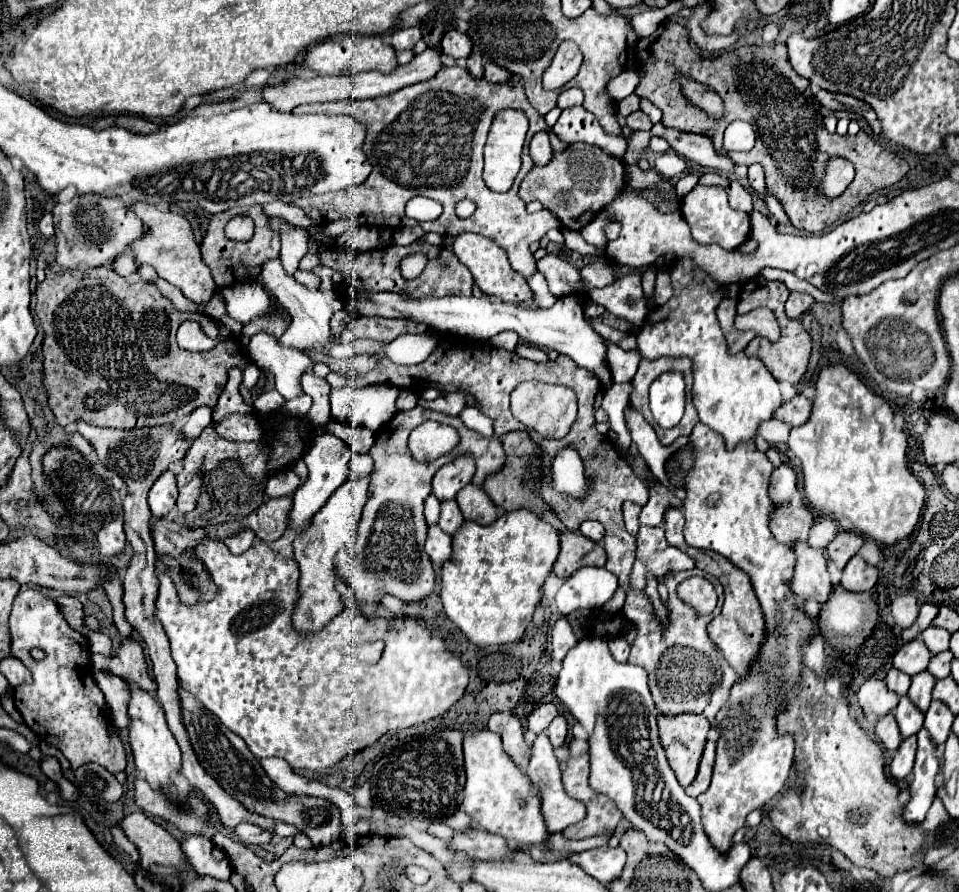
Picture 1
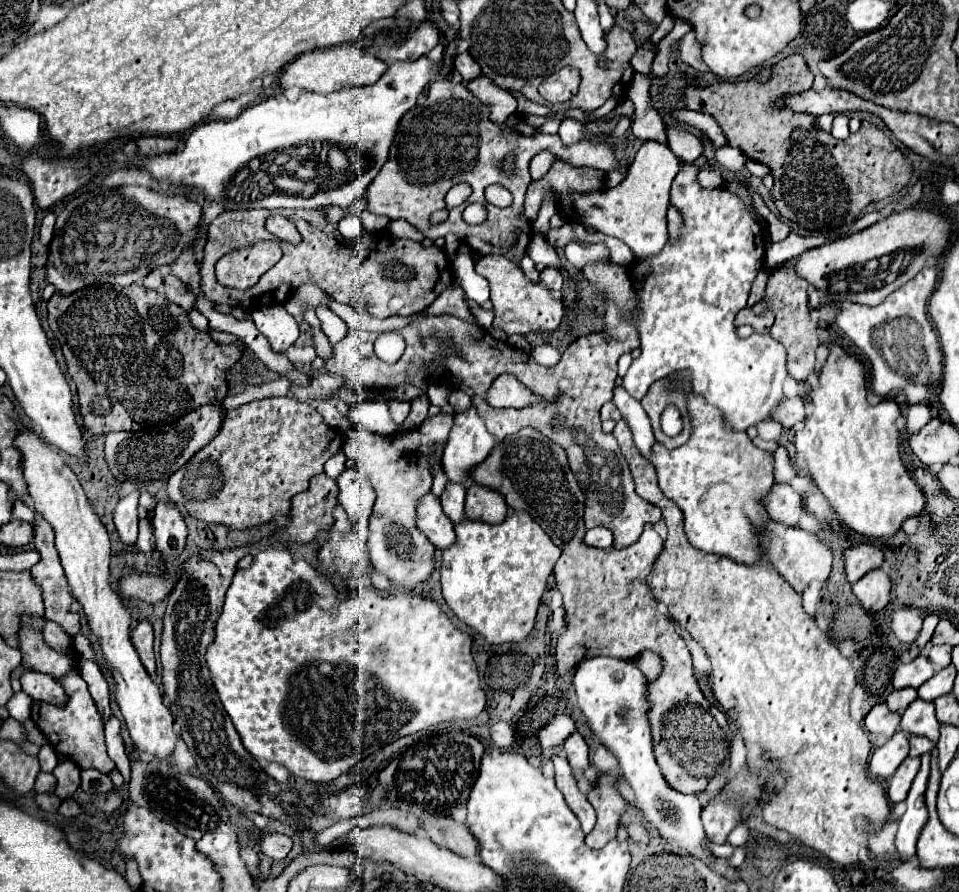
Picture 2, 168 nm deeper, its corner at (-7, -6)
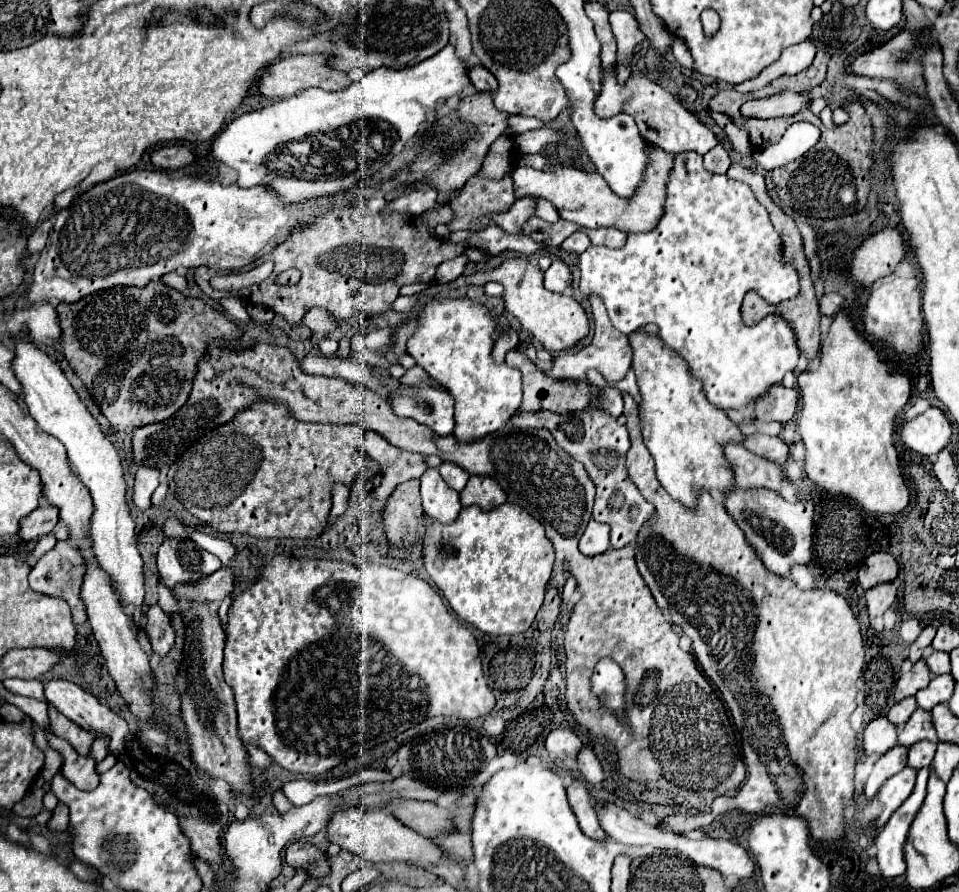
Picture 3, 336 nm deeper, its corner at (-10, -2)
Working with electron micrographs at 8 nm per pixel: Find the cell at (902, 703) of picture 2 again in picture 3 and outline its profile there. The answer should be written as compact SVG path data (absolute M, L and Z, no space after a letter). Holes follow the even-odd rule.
M914 697L902 699L900 703L892 705L892 709L890 709L890 713L888 713L888 721L890 721L892 725L896 725L896 727L902 727L902 725L910 719L910 715L914 713L914 709L916 709L916 699L914 699Z

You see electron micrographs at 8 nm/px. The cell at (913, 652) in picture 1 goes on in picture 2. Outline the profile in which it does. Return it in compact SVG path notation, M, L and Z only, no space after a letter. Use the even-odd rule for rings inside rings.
M919 655L909 663L901 663L893 675L893 687L903 689L903 687L915 687L919 689L925 681L929 681L935 675L935 667L929 661L927 655Z

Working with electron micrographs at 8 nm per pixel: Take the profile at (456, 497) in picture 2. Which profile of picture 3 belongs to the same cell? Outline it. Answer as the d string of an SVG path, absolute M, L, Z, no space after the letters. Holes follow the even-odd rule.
M444 461L438 469L440 469L442 479L444 479L452 489L456 489L456 491L462 491L462 489L466 487L468 479L470 479L470 475L468 475L462 467L458 467L456 463L446 463L446 461Z

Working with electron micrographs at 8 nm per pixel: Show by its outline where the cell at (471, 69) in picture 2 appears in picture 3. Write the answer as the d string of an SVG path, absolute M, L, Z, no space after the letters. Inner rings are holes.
M480 65L472 67L470 79L472 79L472 85L476 87L476 91L494 91L494 89L498 89L496 77L492 77L490 71L484 71L484 67L480 67Z

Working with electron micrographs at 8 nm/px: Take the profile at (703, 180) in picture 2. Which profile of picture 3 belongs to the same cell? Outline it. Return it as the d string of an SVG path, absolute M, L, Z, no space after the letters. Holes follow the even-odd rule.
M716 145L714 149L710 149L706 155L704 155L704 167L712 173L726 173L728 167L730 167L730 157L728 153L724 151L724 147Z

